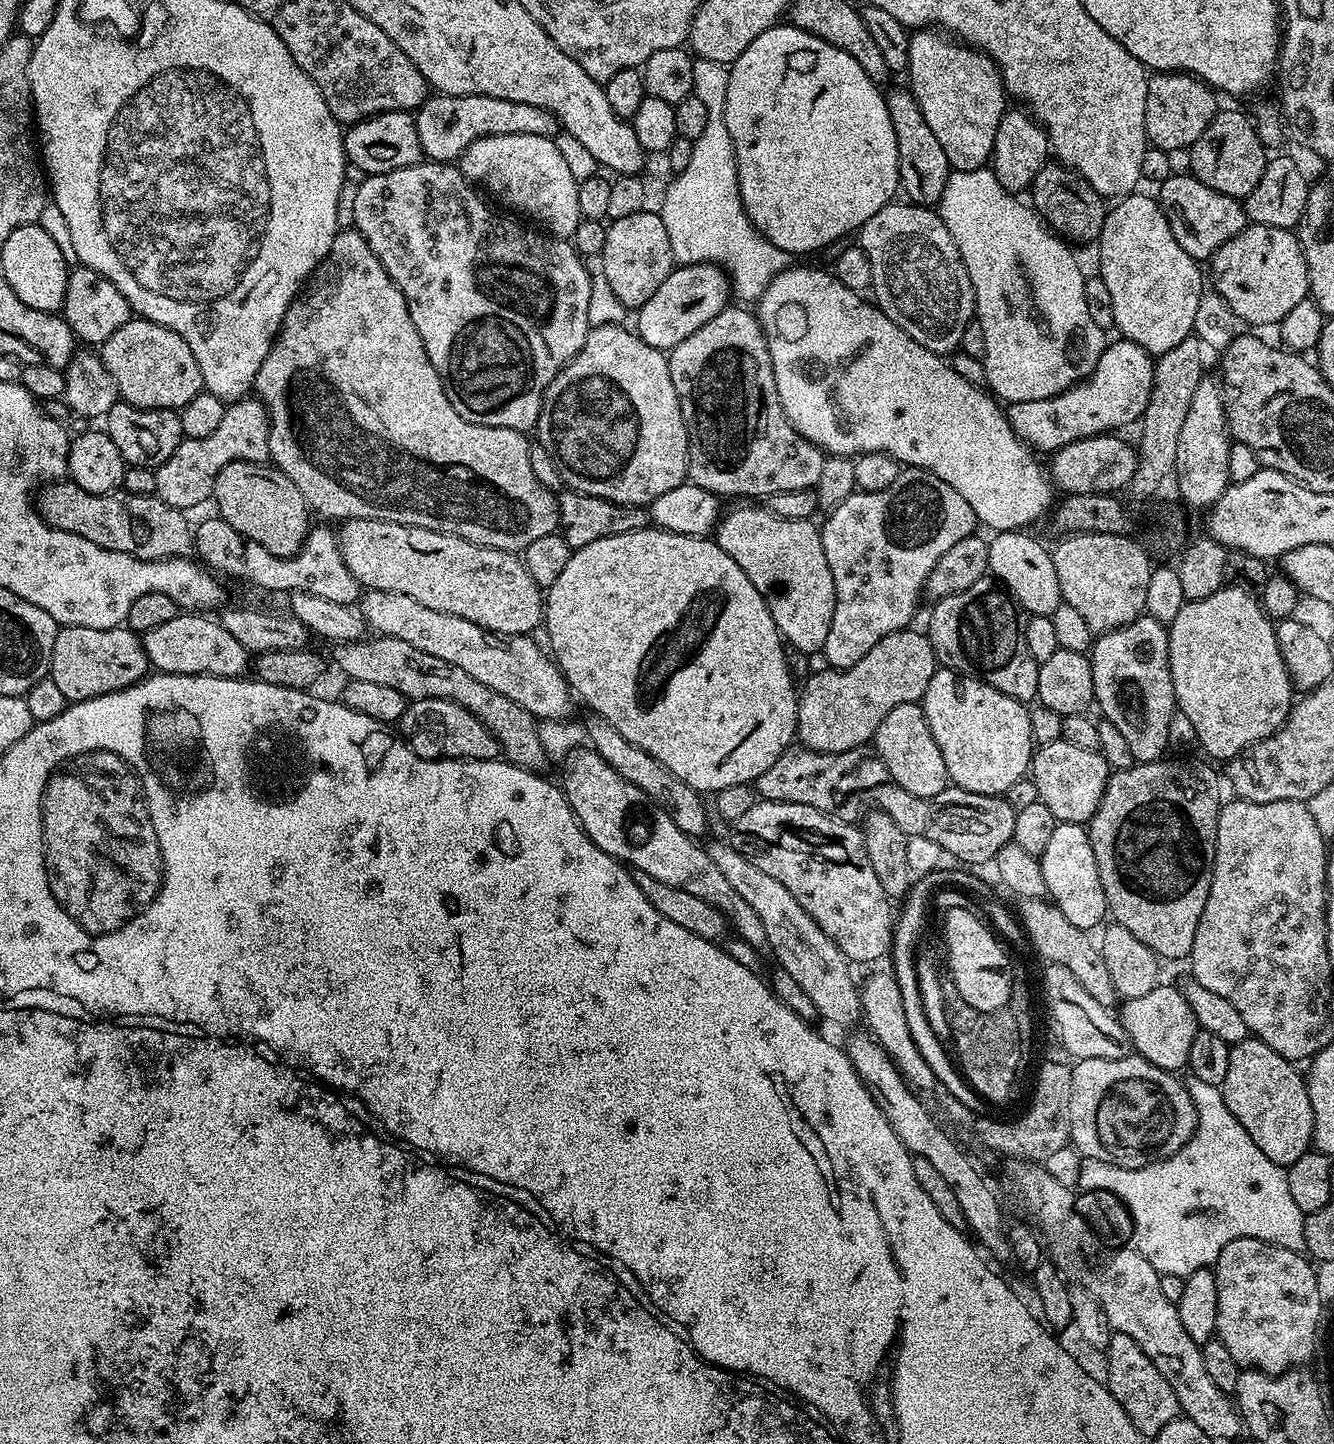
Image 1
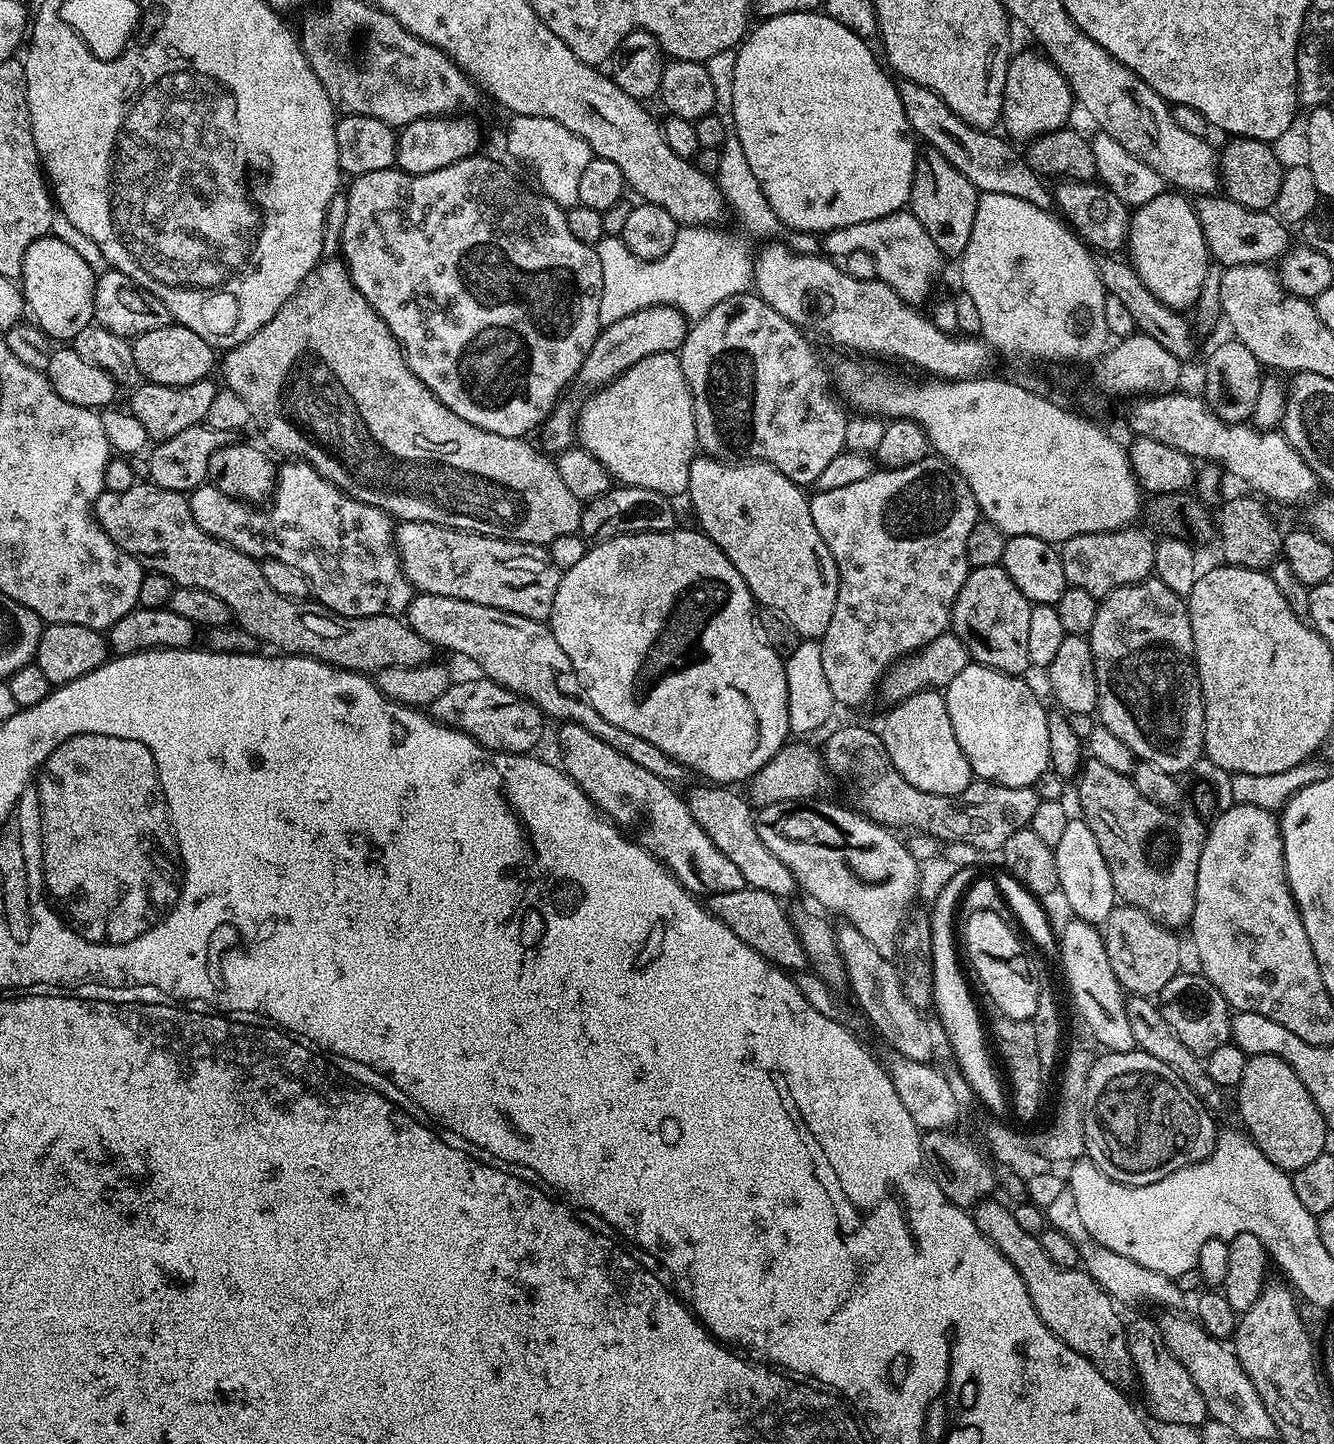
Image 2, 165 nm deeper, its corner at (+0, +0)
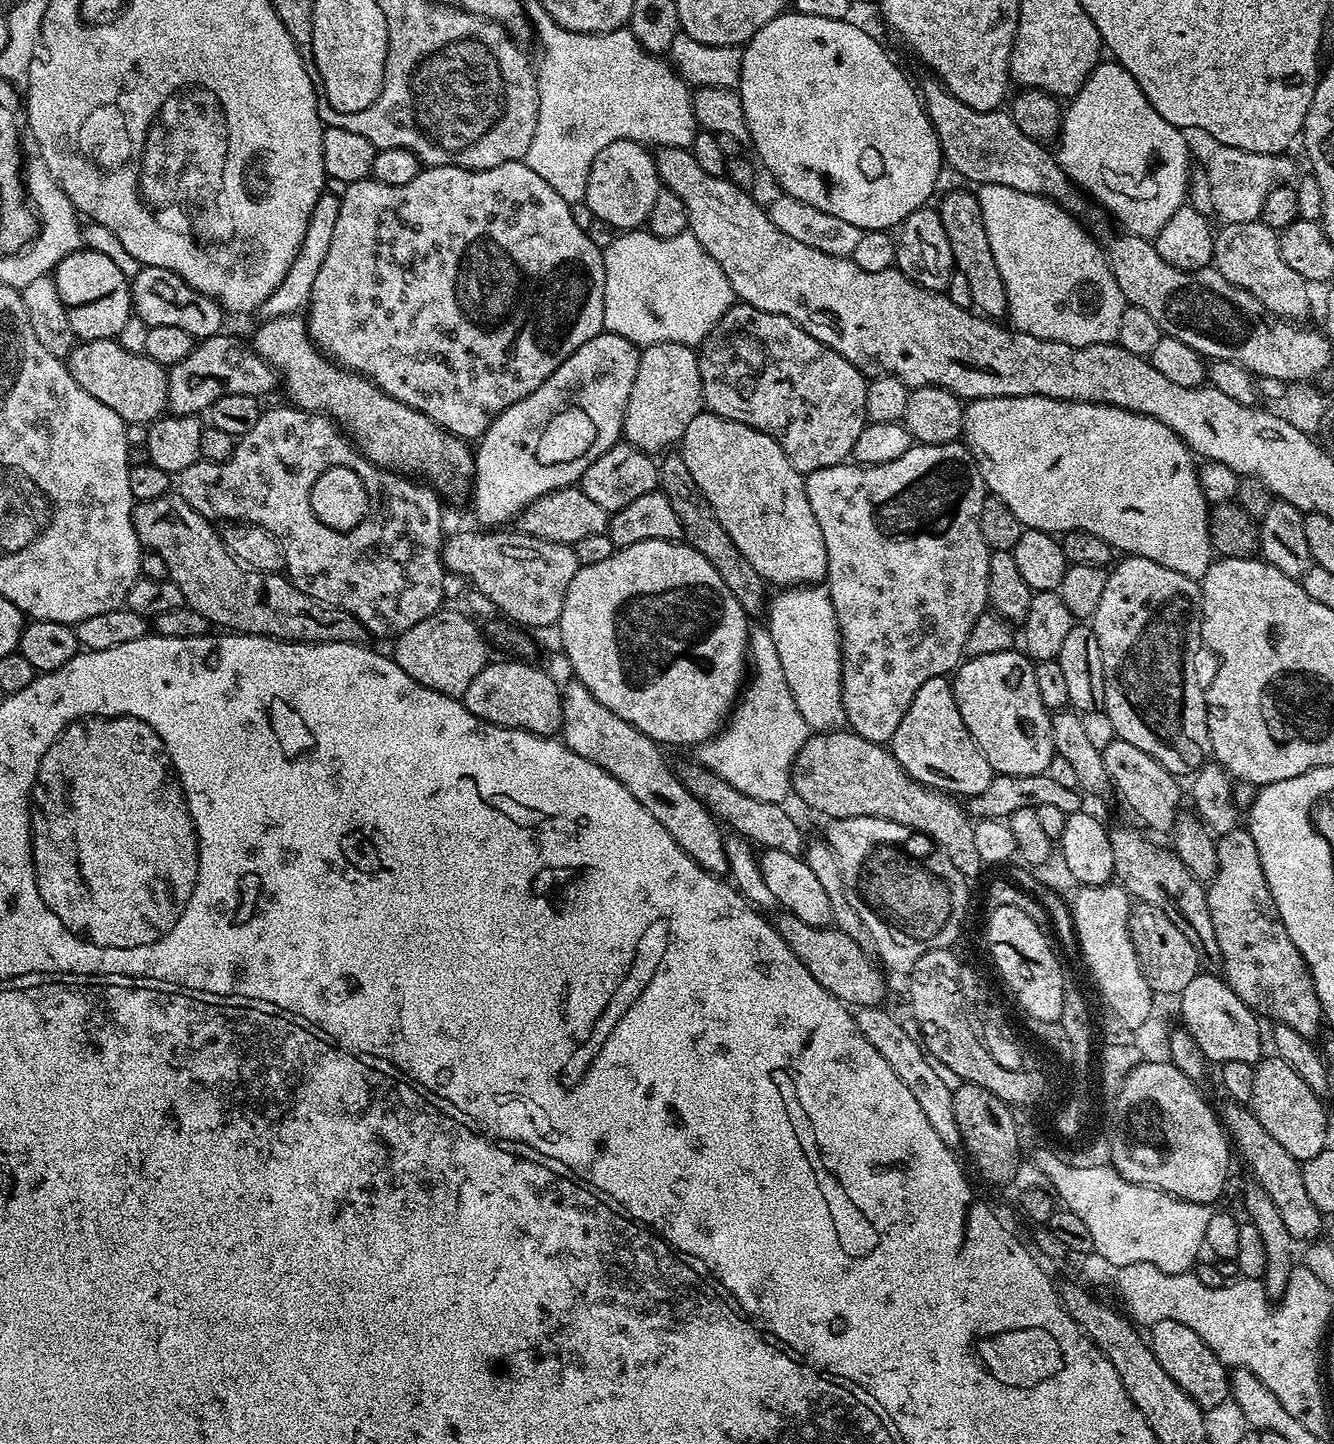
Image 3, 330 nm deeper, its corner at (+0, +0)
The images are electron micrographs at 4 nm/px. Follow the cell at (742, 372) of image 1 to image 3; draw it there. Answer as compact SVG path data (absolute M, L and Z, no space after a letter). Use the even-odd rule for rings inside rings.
M743 302L733 303L732 307L726 310L726 314L722 314L722 318L714 326L714 330L710 330L710 334L706 334L704 341L698 345L698 355L700 357L700 373L702 374L704 408L722 418L730 418L734 422L742 422L754 430L770 434L776 439L778 446L782 446L782 450L786 454L786 458L790 458L794 470L798 470L801 474L845 463L851 457L864 425L869 423L866 414L866 390L868 389L869 377L860 372L858 366L854 366L854 362L842 358L842 354L838 354L838 350L834 350L830 346L818 342L818 338L806 334L806 330L802 330L802 326L795 324L789 316L770 314L766 310L758 310Z

